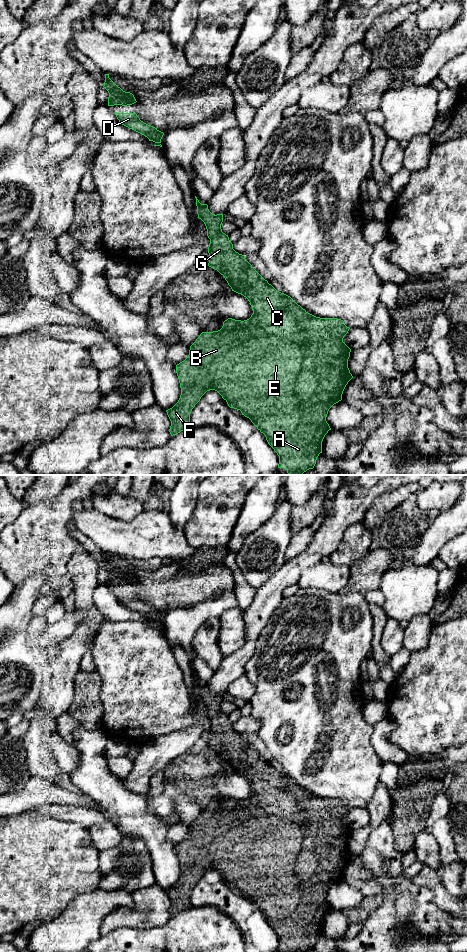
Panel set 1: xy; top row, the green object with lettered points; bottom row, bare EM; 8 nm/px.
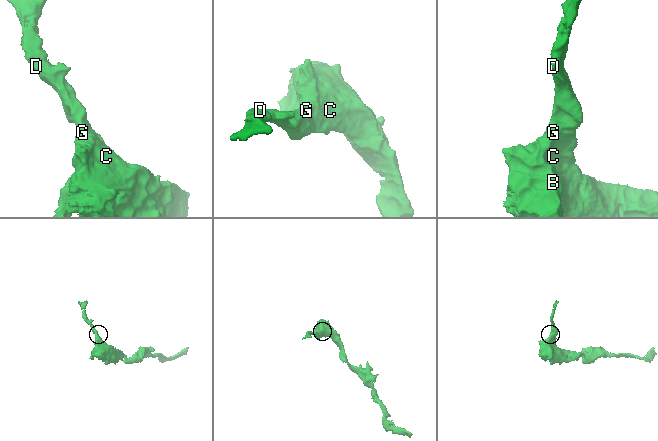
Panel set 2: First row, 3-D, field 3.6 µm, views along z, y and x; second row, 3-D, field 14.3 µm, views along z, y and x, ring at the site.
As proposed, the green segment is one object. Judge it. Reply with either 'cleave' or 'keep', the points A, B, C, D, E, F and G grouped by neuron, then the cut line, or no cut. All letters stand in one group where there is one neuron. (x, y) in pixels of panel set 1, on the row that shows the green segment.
keep; A B C D E F G; no cut

